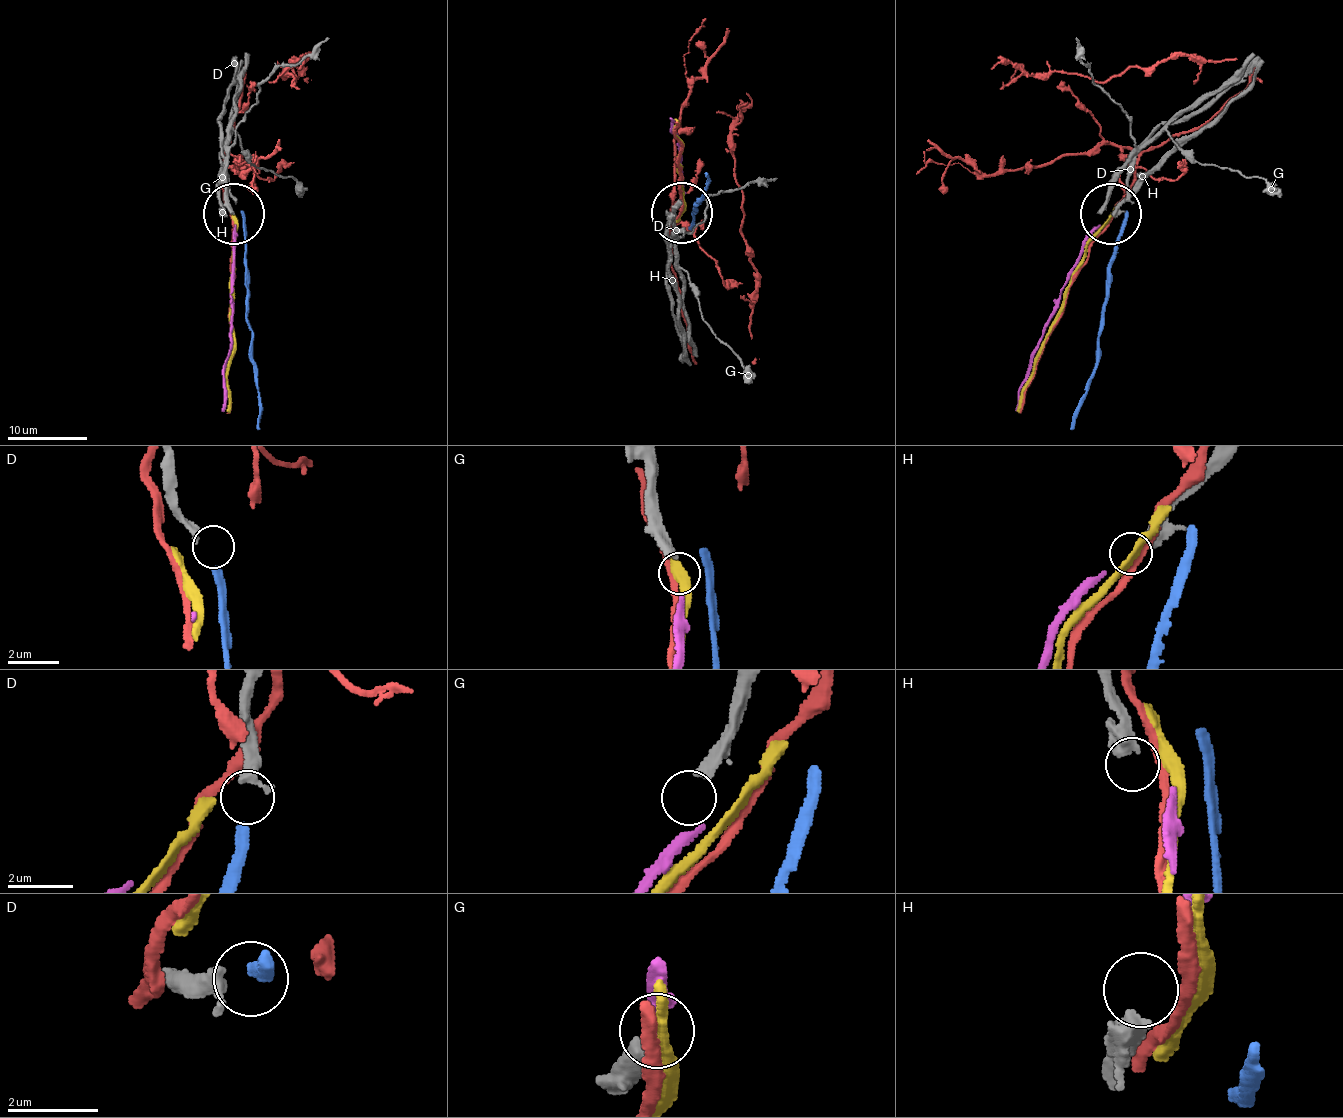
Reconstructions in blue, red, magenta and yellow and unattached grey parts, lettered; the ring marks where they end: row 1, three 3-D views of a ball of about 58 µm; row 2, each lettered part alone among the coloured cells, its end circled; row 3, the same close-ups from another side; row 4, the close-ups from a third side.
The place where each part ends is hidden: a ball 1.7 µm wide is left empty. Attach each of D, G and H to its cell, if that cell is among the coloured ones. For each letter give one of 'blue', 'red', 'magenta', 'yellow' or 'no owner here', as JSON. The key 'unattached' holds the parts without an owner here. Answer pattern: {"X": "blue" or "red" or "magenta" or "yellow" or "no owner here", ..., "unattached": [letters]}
{"D": "blue", "G": "no owner here", "H": "no owner here", "unattached": ["G", "H"]}

